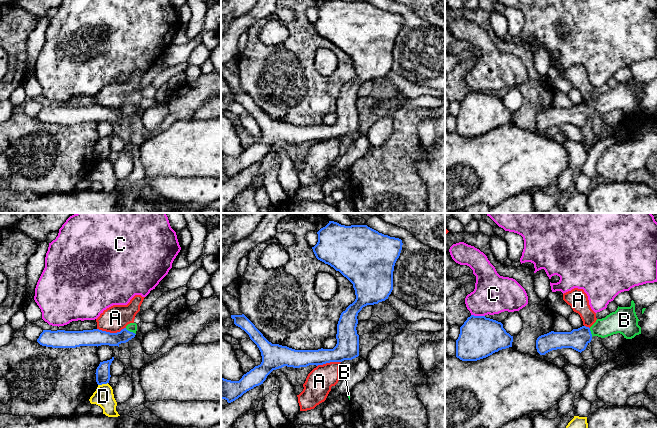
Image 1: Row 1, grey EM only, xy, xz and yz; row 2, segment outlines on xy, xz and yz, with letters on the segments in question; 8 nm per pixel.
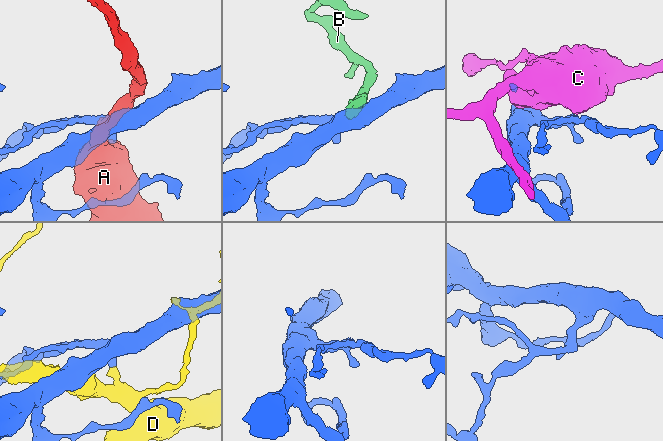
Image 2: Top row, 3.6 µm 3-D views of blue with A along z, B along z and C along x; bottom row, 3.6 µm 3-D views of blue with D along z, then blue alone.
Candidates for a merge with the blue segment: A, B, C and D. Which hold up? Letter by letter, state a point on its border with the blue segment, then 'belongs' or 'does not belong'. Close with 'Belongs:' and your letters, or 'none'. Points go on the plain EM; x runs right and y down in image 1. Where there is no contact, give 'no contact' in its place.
A: meets blue in xy at (111, 109); does not belong
B: meets blue in xy at (129, 107); belongs
C: meets blue in yz at (478, 92); does not belong
D: meets blue in xy at (102, 159); does not belong
Belongs: B

